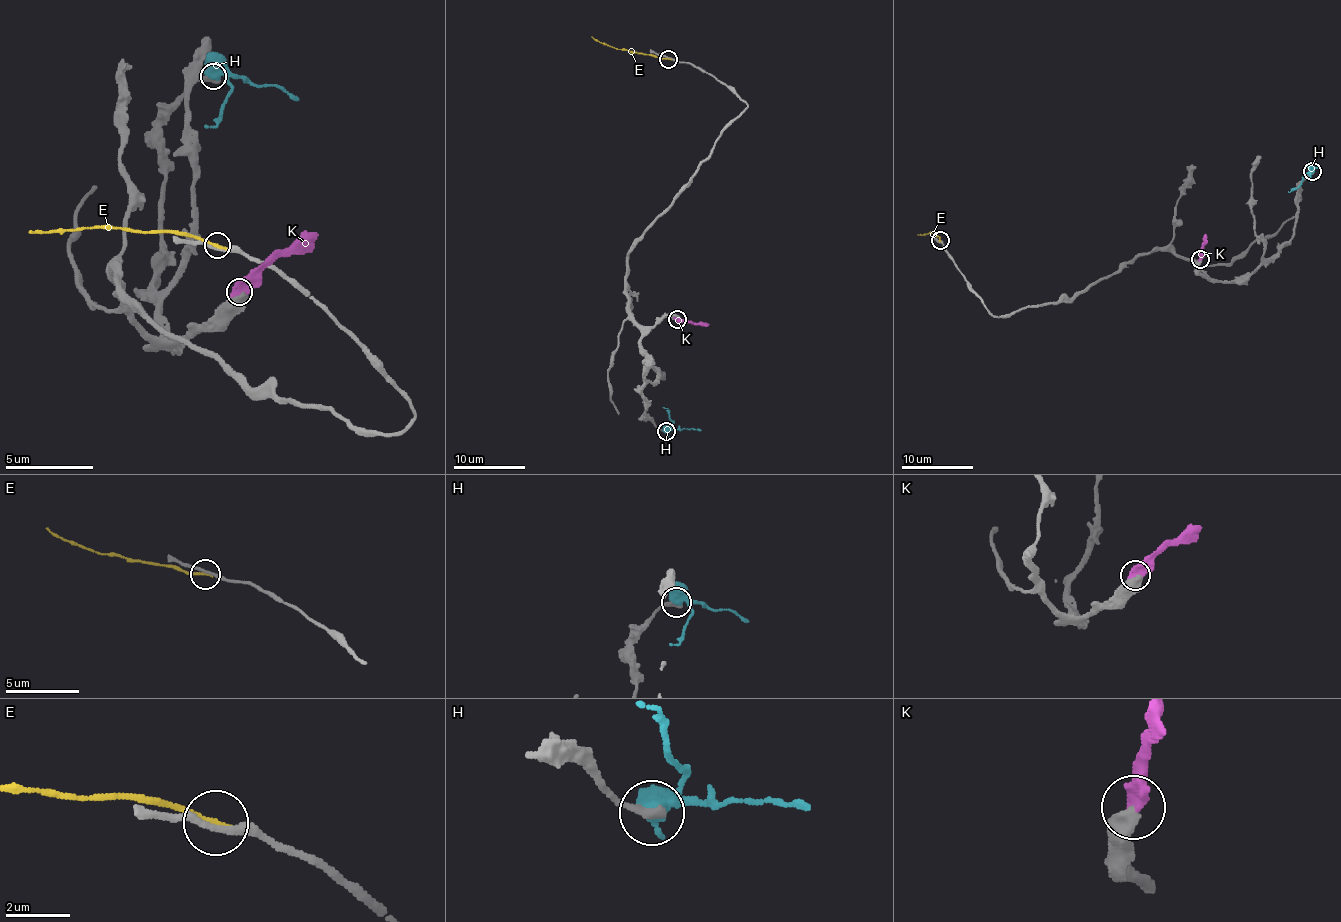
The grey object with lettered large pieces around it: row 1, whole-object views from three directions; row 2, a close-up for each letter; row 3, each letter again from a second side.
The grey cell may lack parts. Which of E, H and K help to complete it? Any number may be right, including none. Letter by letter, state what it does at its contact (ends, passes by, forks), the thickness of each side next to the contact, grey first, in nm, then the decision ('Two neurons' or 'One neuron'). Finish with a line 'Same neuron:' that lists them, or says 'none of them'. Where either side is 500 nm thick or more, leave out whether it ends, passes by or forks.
E: It ends there. Thickness 200 nm (grey) against 180 nm. Two neurons
H: It forks there. Thickness 300 nm (grey) against 400 nm. Two neurons
K: Thickness 550 nm (grey) against 500 nm. One neuron
Same neuron: K

